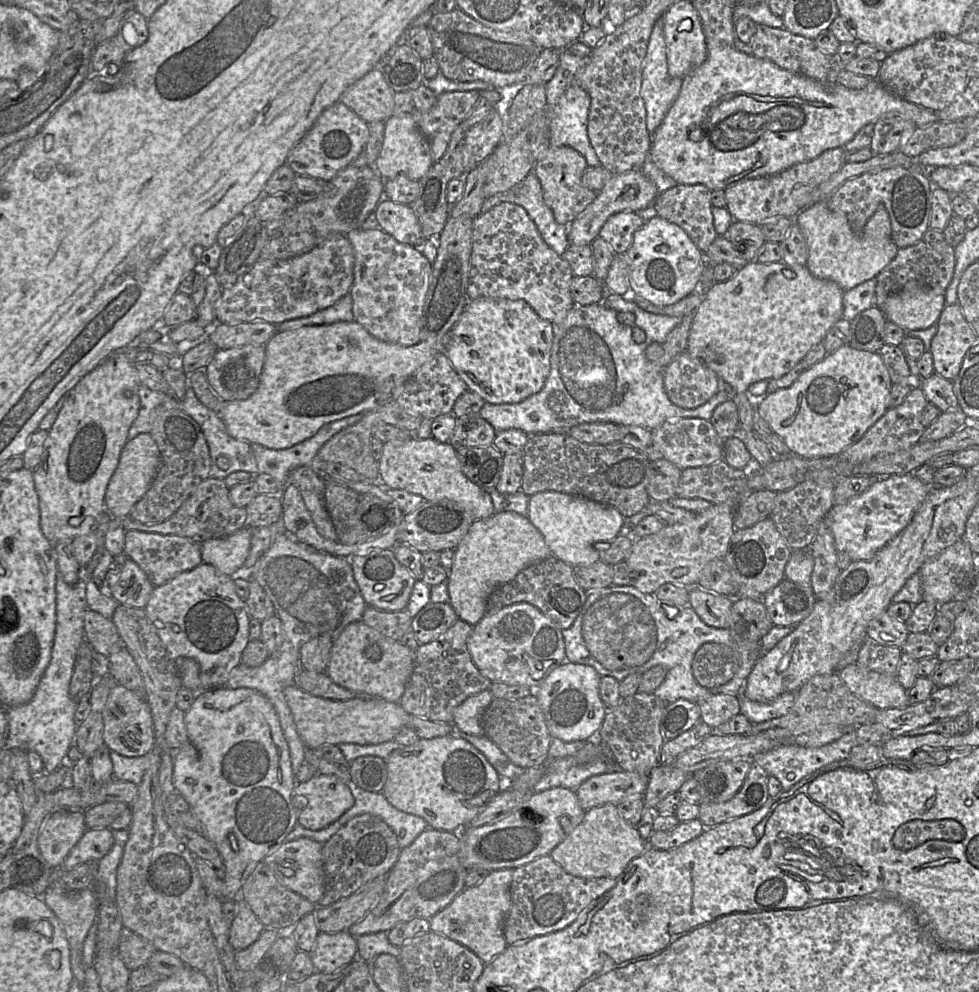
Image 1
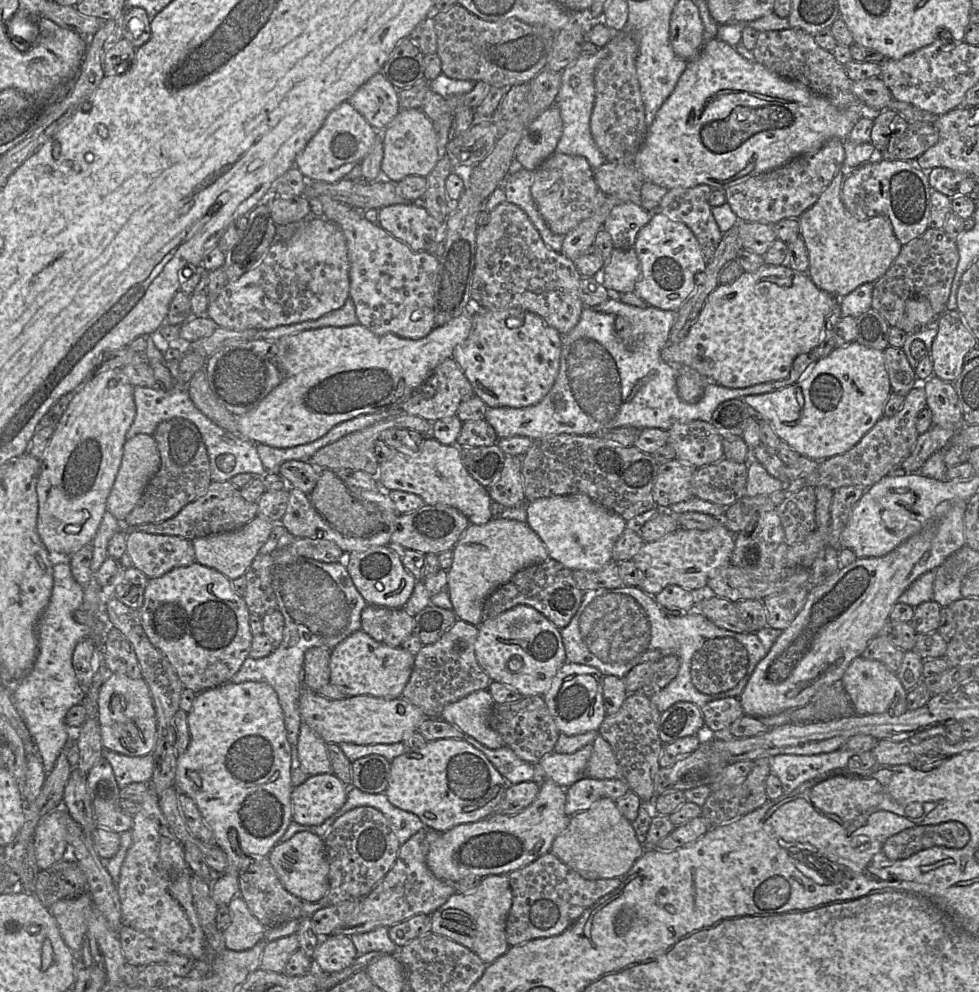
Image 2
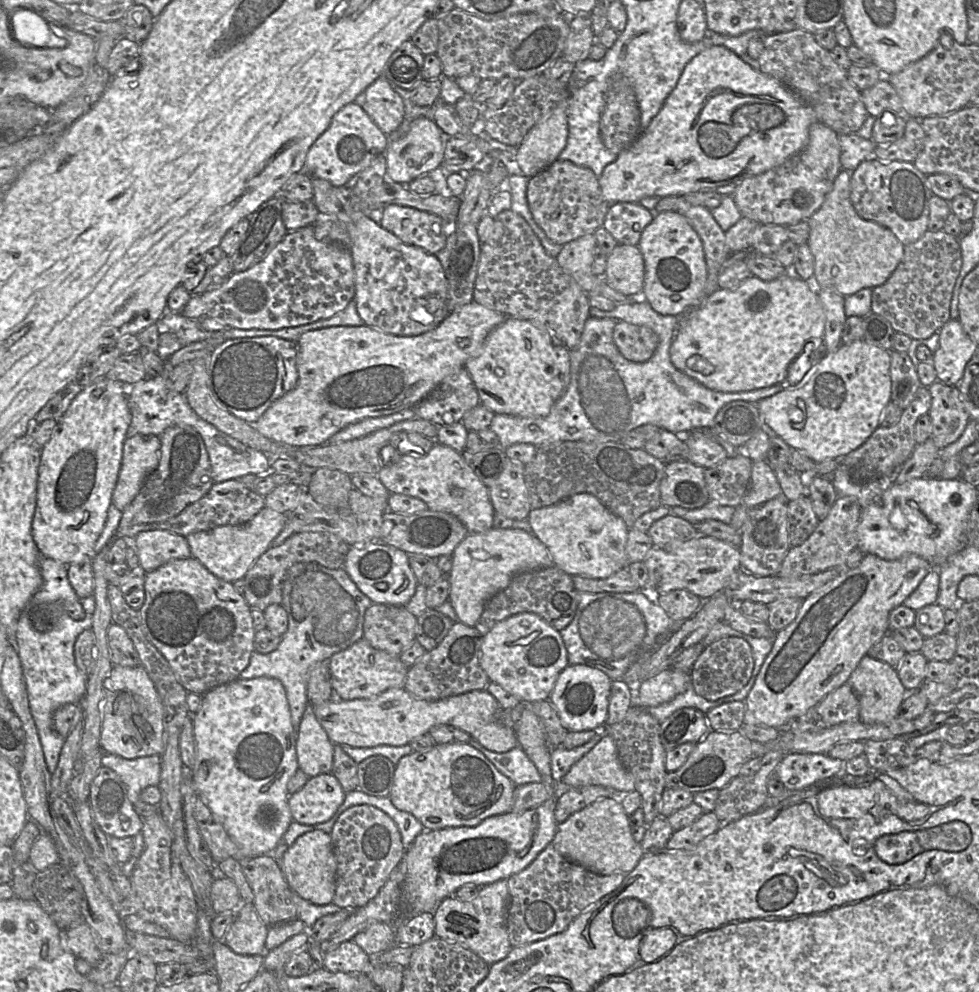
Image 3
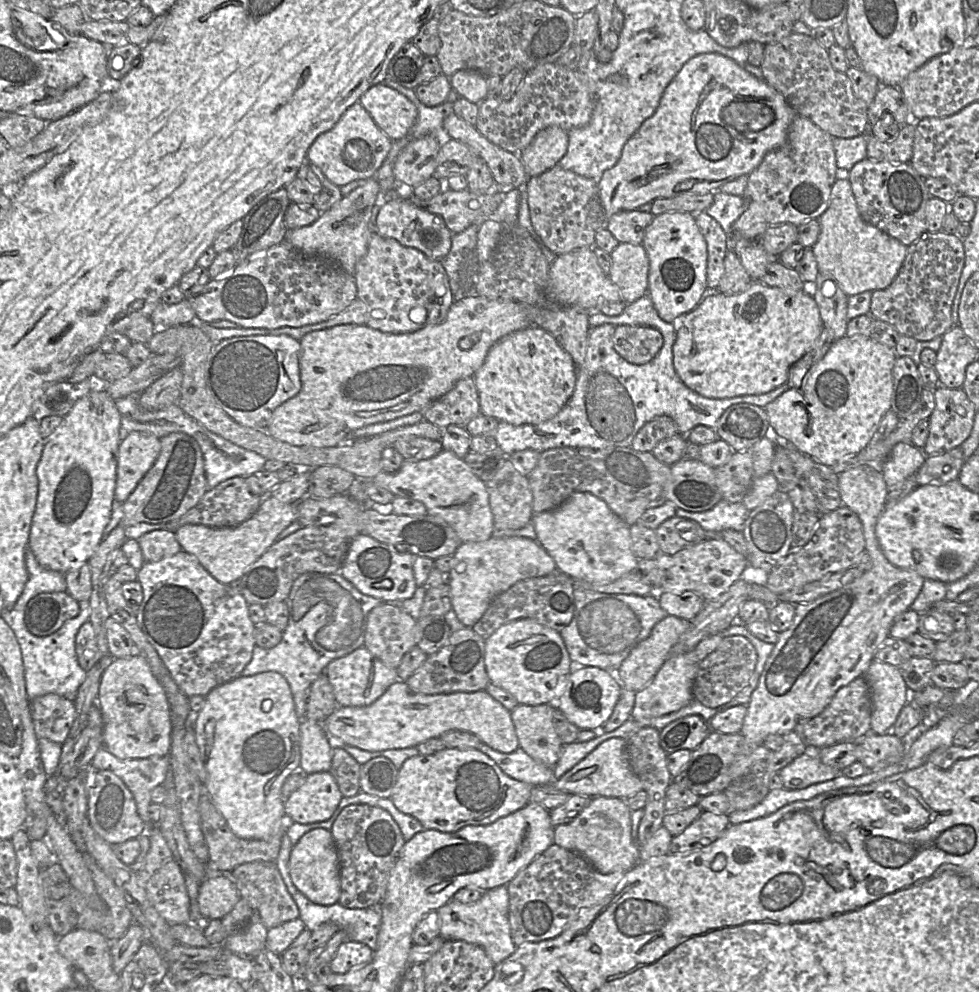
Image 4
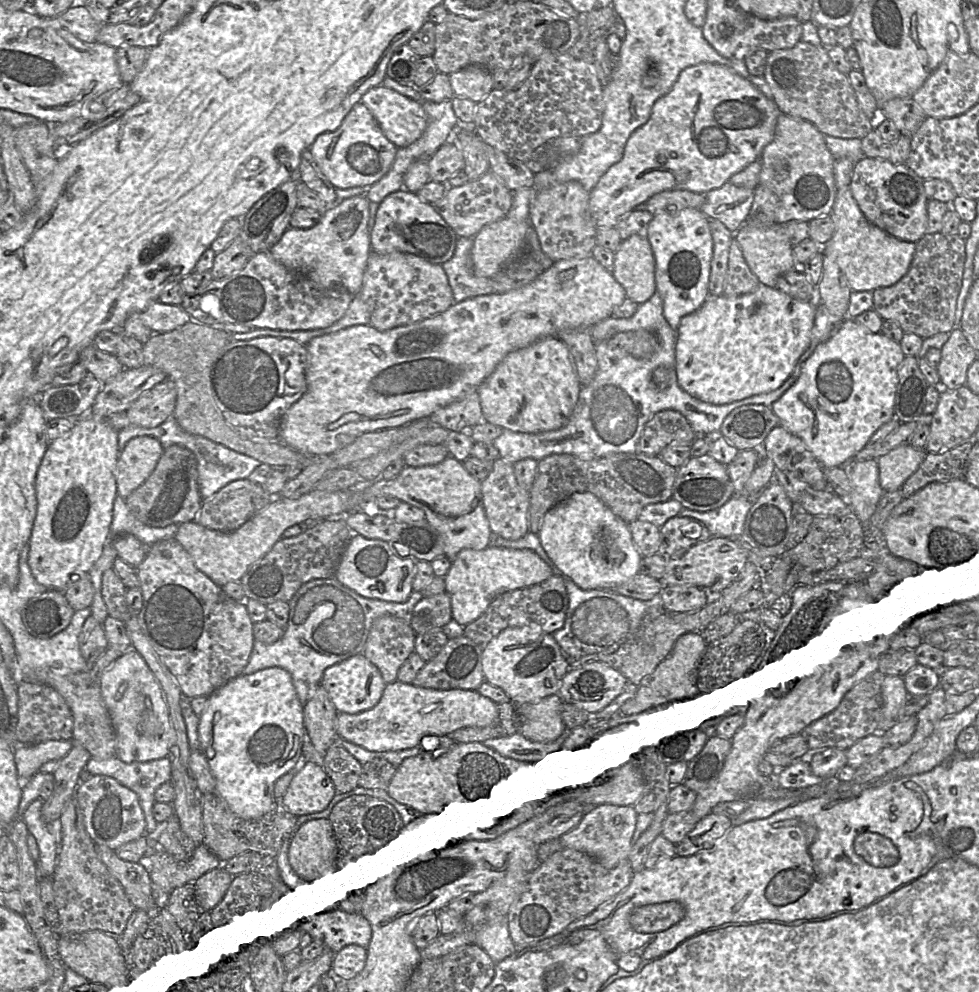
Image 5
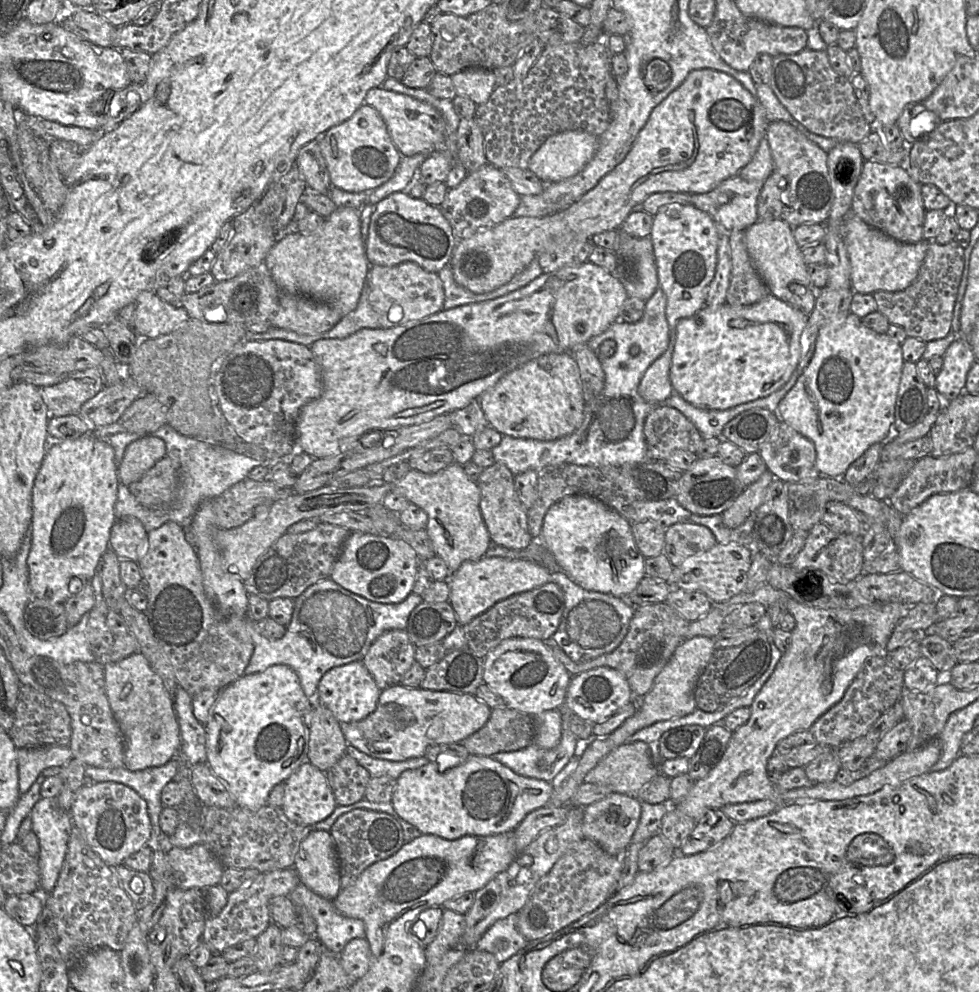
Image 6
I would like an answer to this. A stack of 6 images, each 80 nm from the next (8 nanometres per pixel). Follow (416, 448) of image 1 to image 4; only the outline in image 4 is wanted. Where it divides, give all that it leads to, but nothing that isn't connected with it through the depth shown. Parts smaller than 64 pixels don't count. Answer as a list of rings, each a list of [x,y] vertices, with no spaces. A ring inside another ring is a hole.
[[[443,449],[436,456],[425,460],[404,460],[397,472],[380,471],[373,481],[395,496],[422,502],[427,513],[444,520],[462,542],[482,542],[492,536],[494,519],[485,482],[472,472],[464,459],[451,451]]]

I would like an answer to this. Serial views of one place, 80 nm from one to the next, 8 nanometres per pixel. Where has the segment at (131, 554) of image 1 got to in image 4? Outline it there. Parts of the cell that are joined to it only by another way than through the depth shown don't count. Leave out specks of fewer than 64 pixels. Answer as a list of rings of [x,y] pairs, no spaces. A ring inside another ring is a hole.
[[[154,530],[138,540],[145,562],[157,562],[182,550],[175,533],[168,530]]]

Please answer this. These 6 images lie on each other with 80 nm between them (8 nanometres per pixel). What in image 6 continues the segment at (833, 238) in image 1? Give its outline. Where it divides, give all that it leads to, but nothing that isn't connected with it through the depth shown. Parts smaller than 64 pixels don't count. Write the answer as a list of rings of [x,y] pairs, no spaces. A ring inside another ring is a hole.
[[[850,212],[845,218],[845,246],[850,261],[851,288],[860,294],[873,294],[877,291],[896,292],[910,286],[918,276],[926,256],[929,242],[900,242],[883,231],[869,226]]]

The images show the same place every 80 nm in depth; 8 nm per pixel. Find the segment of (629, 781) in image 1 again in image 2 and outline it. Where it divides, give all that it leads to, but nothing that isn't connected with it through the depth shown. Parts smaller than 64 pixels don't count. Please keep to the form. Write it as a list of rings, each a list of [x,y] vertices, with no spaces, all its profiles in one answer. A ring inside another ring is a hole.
[[[584,777],[566,790],[565,813],[568,816],[587,810],[593,803],[608,798],[617,801],[630,791],[621,779],[593,779]]]

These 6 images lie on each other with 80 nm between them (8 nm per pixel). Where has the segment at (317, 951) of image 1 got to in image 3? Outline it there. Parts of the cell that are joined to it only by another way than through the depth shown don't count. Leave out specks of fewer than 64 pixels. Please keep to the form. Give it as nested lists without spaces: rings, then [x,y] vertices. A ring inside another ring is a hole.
[[[352,940],[326,952],[323,959],[324,968],[330,972],[368,974],[371,969],[370,956]]]

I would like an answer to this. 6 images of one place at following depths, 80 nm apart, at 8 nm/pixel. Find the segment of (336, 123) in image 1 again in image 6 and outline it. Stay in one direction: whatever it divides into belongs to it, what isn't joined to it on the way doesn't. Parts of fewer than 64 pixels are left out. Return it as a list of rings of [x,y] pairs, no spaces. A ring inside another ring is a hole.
[[[365,103],[349,119],[328,129],[318,140],[332,186],[347,192],[373,190],[387,182],[402,158],[381,116]]]

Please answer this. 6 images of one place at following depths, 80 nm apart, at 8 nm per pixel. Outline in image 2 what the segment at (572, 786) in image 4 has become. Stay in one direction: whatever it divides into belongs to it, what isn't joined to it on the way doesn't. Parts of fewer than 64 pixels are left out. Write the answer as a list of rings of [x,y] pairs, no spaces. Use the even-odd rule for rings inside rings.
[[[600,734],[593,741],[593,751],[585,768],[585,777],[624,780],[610,744]]]

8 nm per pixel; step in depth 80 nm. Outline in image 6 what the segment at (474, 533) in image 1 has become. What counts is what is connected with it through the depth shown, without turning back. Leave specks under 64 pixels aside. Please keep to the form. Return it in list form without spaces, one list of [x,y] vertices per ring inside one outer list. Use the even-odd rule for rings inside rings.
[[[502,557],[464,561],[449,577],[449,602],[461,626],[488,610],[497,602],[514,594],[529,591],[550,582],[550,572],[544,566],[525,559]]]

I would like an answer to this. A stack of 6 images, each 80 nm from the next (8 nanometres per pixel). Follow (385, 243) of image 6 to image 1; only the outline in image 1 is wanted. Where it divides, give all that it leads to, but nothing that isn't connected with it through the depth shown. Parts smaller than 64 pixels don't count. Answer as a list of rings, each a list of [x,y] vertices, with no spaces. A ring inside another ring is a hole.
[[[382,199],[376,206],[375,216],[380,229],[400,243],[416,247],[426,241],[416,215],[407,204]]]

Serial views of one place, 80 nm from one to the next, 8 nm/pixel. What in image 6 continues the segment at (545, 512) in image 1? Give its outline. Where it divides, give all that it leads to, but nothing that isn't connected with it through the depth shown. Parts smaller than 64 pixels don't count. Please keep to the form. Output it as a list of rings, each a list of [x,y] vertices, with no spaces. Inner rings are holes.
[[[574,494],[554,503],[544,516],[540,540],[562,571],[586,590],[627,599],[645,576],[645,558],[635,544],[631,523],[591,496]]]

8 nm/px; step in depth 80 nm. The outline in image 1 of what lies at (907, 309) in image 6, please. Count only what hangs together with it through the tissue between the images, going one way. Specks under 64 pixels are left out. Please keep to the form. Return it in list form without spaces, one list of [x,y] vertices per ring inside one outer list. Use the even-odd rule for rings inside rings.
[[[929,228],[916,244],[899,248],[892,261],[877,275],[875,306],[883,310],[887,298],[899,292],[909,281],[916,281],[935,290],[946,291],[954,269],[954,248],[947,243],[943,231]]]

